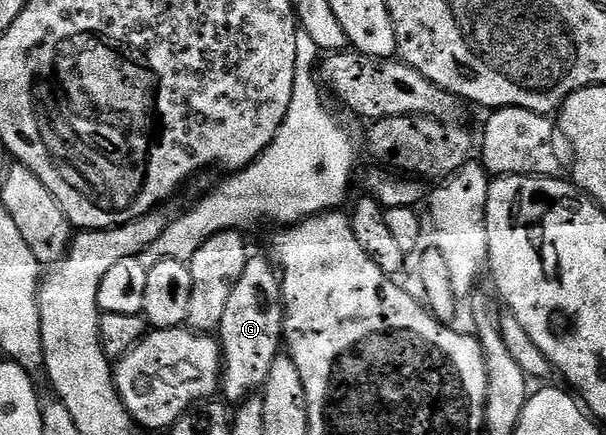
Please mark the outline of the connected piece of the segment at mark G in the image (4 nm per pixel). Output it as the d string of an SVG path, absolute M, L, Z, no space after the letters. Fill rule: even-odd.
M248 257L245 272L241 272L241 280L237 280L225 303L217 341L223 352L222 397L228 403L242 404L256 392L262 391L269 376L269 368L273 368L273 360L280 357L279 346L284 345L283 280L270 257Z

